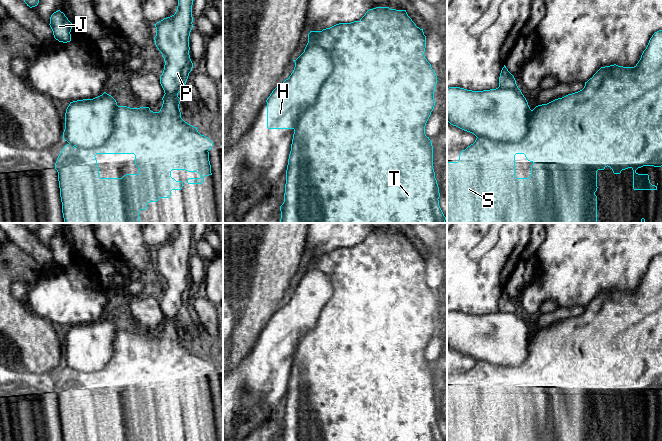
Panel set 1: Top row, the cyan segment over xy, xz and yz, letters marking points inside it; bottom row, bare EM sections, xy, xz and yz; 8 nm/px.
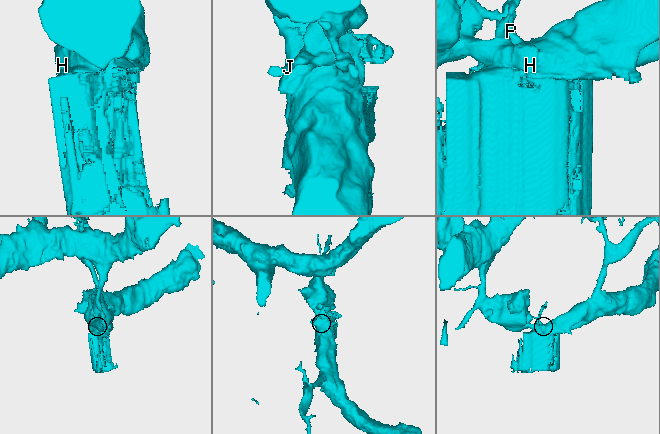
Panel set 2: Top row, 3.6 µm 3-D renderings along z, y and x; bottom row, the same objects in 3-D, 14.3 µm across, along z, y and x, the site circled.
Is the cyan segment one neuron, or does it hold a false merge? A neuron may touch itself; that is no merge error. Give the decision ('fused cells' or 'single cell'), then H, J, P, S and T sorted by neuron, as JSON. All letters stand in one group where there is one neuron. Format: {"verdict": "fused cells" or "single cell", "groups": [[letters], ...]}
{"verdict": "fused cells", "groups": [["H"], ["J", "P", "S", "T"]]}

